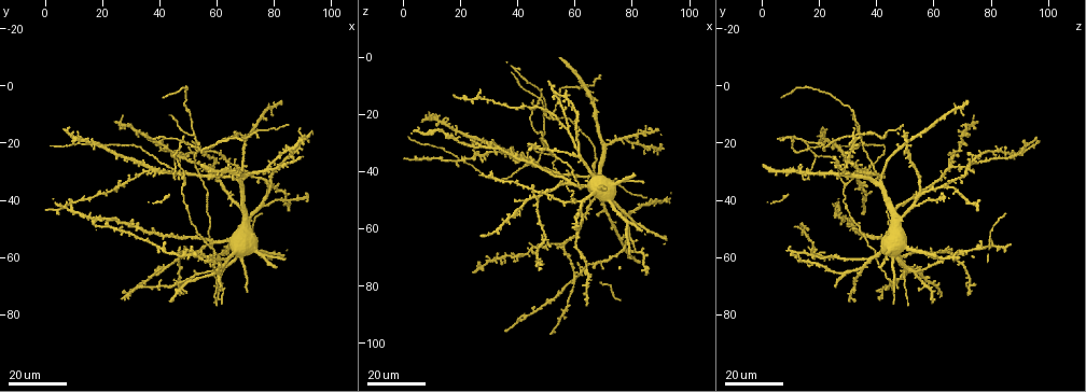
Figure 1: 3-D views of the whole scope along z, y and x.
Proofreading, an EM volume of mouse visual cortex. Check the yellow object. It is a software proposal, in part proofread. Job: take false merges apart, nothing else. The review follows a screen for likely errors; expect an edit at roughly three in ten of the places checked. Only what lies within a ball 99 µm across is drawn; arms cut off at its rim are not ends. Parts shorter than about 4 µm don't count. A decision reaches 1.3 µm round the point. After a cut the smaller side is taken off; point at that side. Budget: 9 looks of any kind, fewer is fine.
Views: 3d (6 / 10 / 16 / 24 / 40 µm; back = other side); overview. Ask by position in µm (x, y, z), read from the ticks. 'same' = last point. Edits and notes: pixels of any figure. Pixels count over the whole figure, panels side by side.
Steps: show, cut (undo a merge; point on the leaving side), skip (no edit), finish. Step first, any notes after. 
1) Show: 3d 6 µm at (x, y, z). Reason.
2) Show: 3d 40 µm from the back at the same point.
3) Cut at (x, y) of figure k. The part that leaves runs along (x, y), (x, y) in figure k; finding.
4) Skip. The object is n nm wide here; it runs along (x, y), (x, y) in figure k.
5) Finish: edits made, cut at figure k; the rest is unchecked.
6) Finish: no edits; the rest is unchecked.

Show: 3d 16 µm at (50, 34, 30). Arms part here.

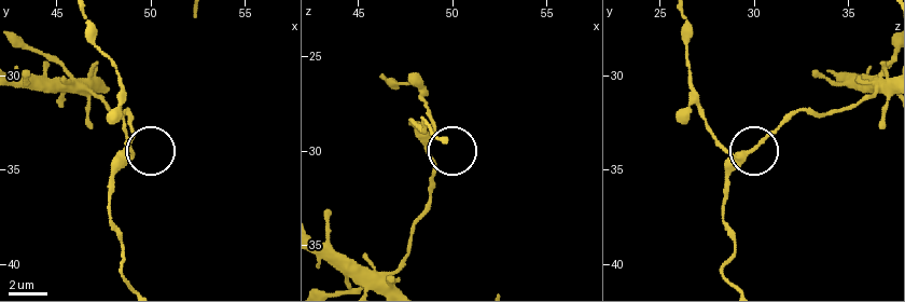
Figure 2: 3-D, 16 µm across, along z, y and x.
Show: 3d 10 µm at (48.7, 34.3, 29.3).

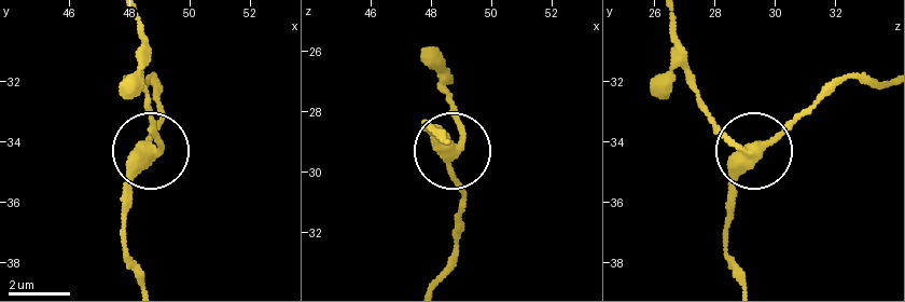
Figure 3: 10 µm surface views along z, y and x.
Skip. 3 arms meet here; one neuron here.

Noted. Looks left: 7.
Show: 3d 24 µm at (63, 71, 46). Three arms meet.

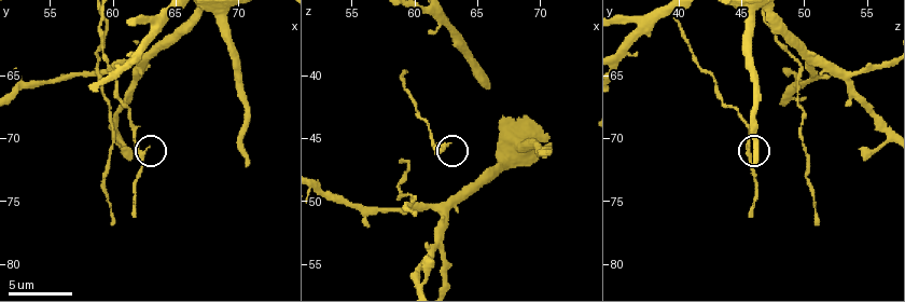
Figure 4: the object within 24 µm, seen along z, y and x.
Show: 3d 10 µm at (62.2, 71.8, 45.8). Zoom in.

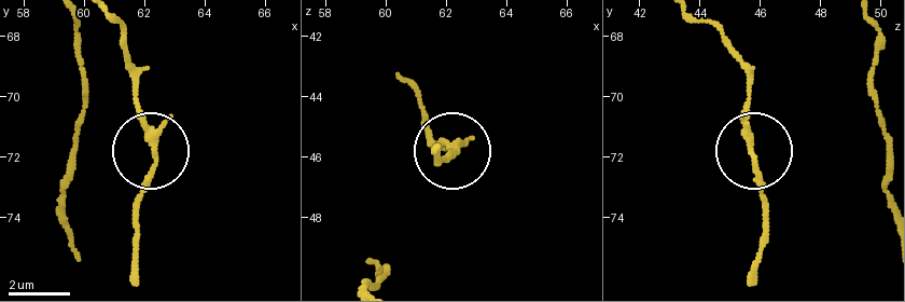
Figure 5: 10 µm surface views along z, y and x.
Show: 3d 10 µm from the back at (62.4, 71.9, 45.8).

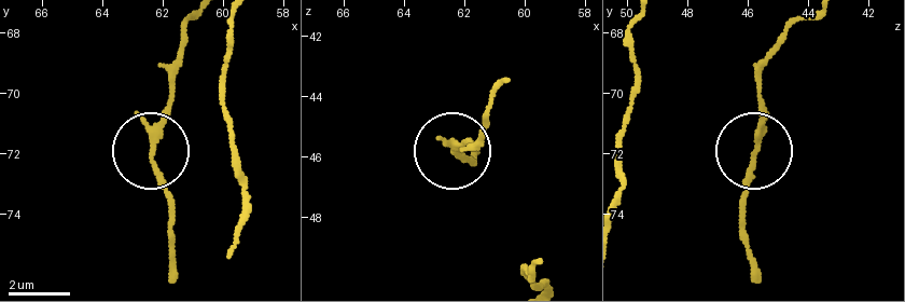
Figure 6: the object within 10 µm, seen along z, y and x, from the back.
Skip. 3 arms meet here; it runs along (811, 17), (790, 28), (756, 82), (741, 242) in figure 6; continuous, no second neuron.

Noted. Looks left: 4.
Show: 3d 24 µm at (26, 48, 31). Looks like a crossing.

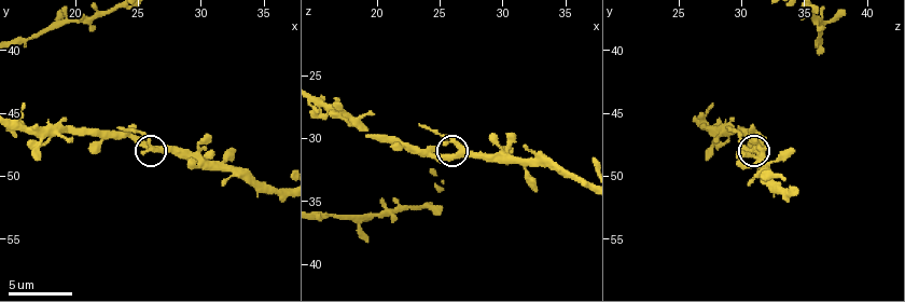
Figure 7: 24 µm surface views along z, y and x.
Show: 3d 6 µm at (26.8, 47.8, 30.8). Zoom in.

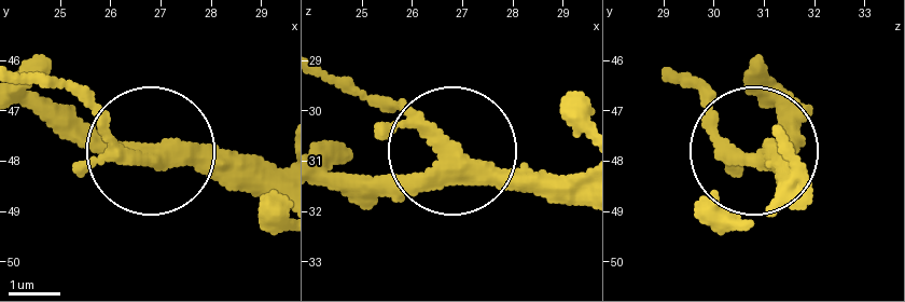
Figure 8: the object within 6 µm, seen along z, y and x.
Skip. The object is 350 nm wide here; one neuron here.

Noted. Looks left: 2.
Show: 3d 24 µm at (48, 20, 15). Four-way junction.

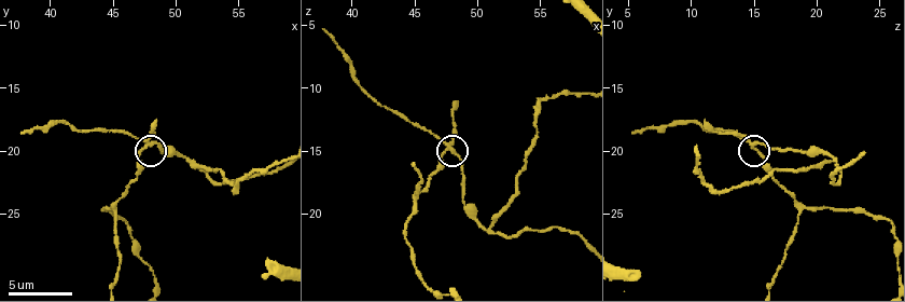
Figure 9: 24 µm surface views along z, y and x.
Show: 3d 10 µm at (47.8, 19.6, 15.0).

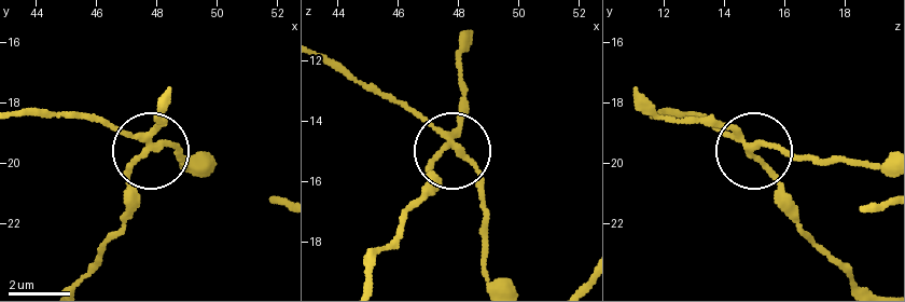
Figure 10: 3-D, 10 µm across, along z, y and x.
Cut at (112, 125) of figure 10. The side arm is 15 µm long; the part that leaves runs along (453, 145), (482, 189), (486, 282) in figure 10; a second neuron is stuck on.

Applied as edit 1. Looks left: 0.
Finish: edits made, cut at figure 10; the rest is unchecked.

